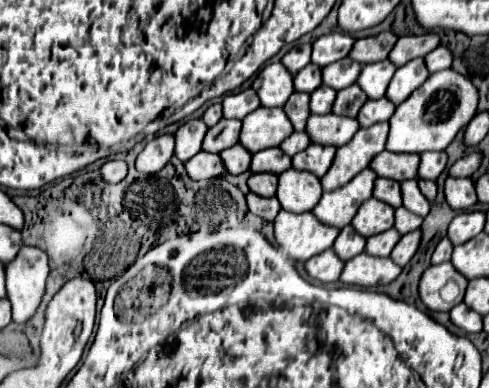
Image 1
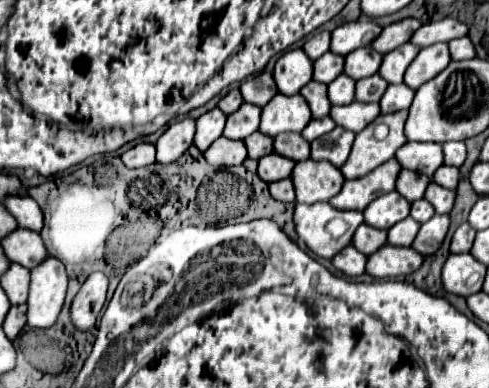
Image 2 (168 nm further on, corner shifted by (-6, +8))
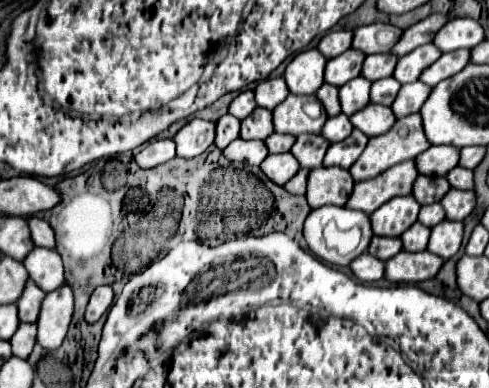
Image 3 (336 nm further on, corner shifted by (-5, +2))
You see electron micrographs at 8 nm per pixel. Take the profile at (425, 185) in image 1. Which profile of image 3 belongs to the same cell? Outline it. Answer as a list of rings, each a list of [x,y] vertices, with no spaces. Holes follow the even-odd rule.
[[[457,166],[455,170],[451,170],[447,174],[447,180],[453,188],[461,188],[461,190],[473,190],[473,170],[461,168]]]

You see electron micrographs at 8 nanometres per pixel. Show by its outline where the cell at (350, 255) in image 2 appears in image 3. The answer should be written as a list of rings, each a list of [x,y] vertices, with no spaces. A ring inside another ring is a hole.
[[[365,252],[351,262],[351,270],[363,282],[377,282],[385,274],[385,262],[381,262],[379,258]]]

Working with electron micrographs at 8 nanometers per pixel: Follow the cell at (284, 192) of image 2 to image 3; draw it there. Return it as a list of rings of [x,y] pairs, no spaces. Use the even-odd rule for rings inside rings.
[[[301,168],[287,184],[285,188],[291,192],[291,194],[305,194],[305,186],[307,186],[307,176],[309,176],[309,170]]]

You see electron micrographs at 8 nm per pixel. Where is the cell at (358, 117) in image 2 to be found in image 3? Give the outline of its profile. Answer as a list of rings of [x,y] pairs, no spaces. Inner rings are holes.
[[[369,104],[365,106],[363,110],[355,112],[351,118],[355,128],[359,128],[363,134],[367,136],[379,136],[379,134],[385,134],[393,122],[397,122],[393,110],[389,106],[381,106],[381,104]]]

